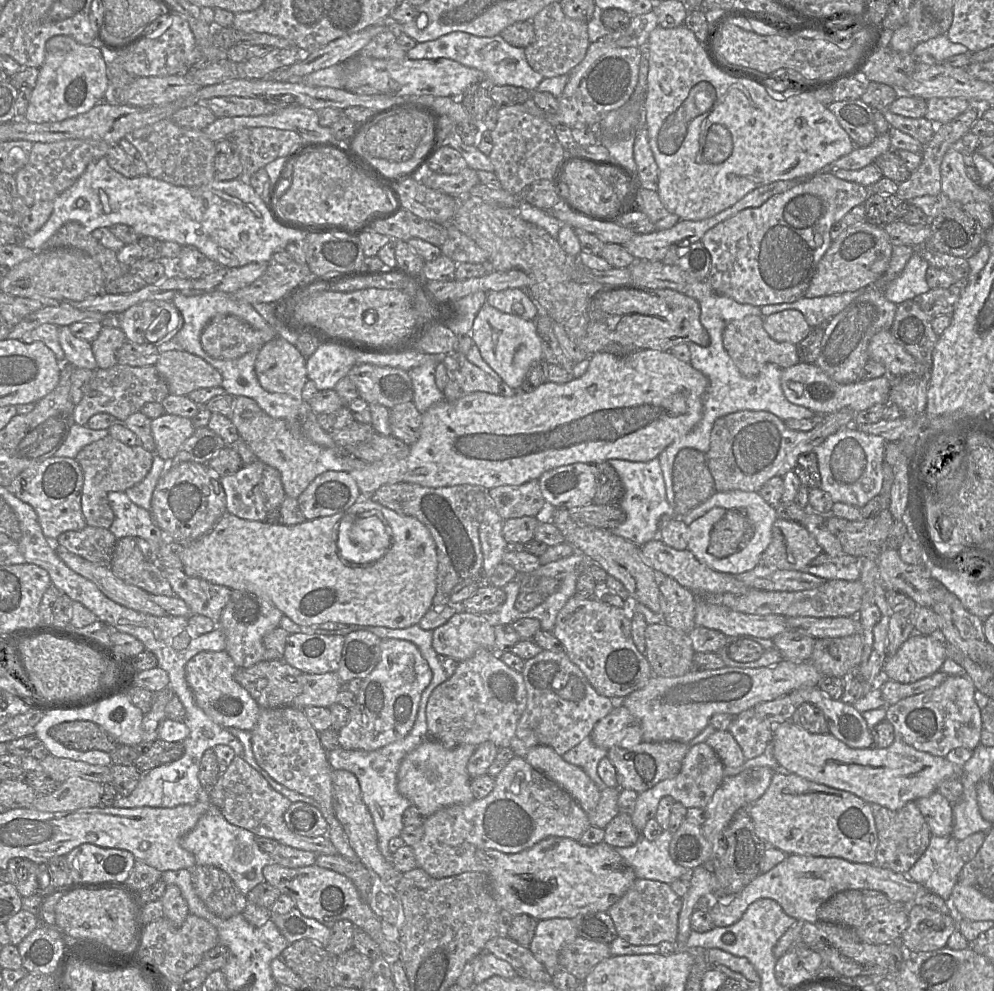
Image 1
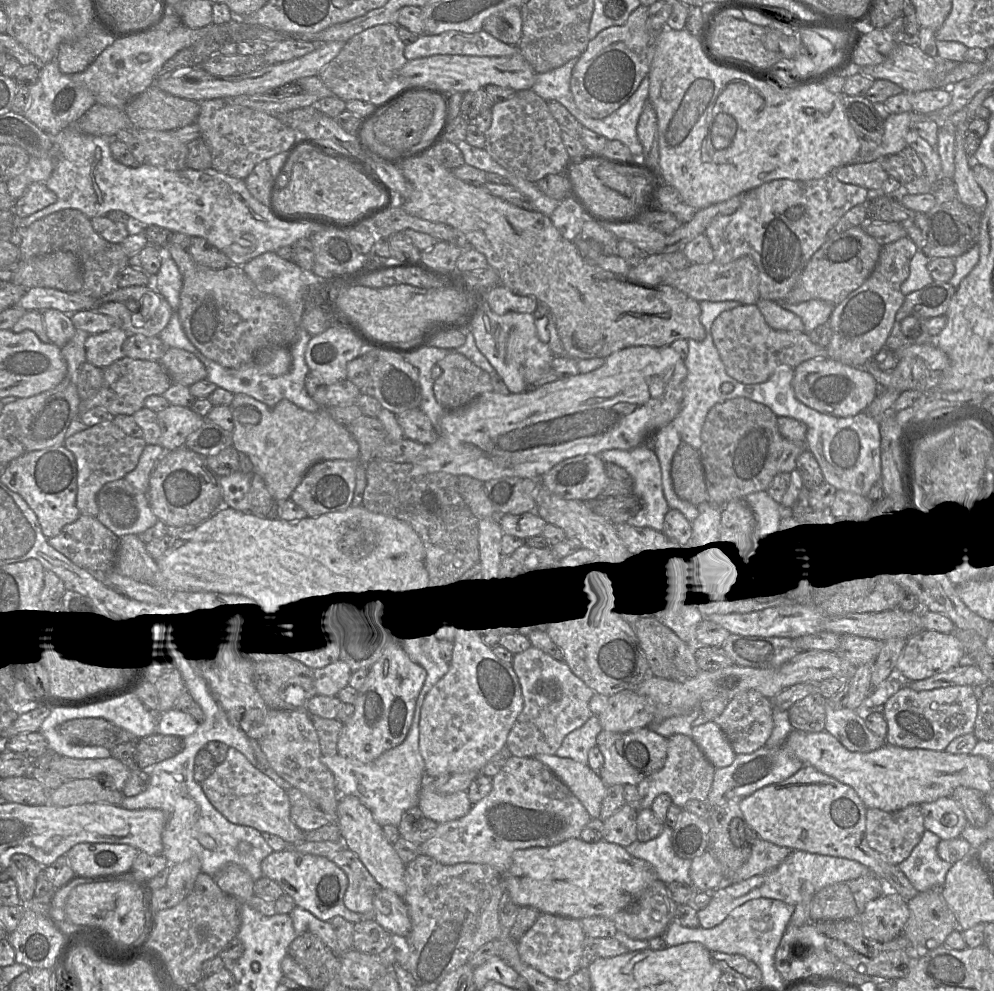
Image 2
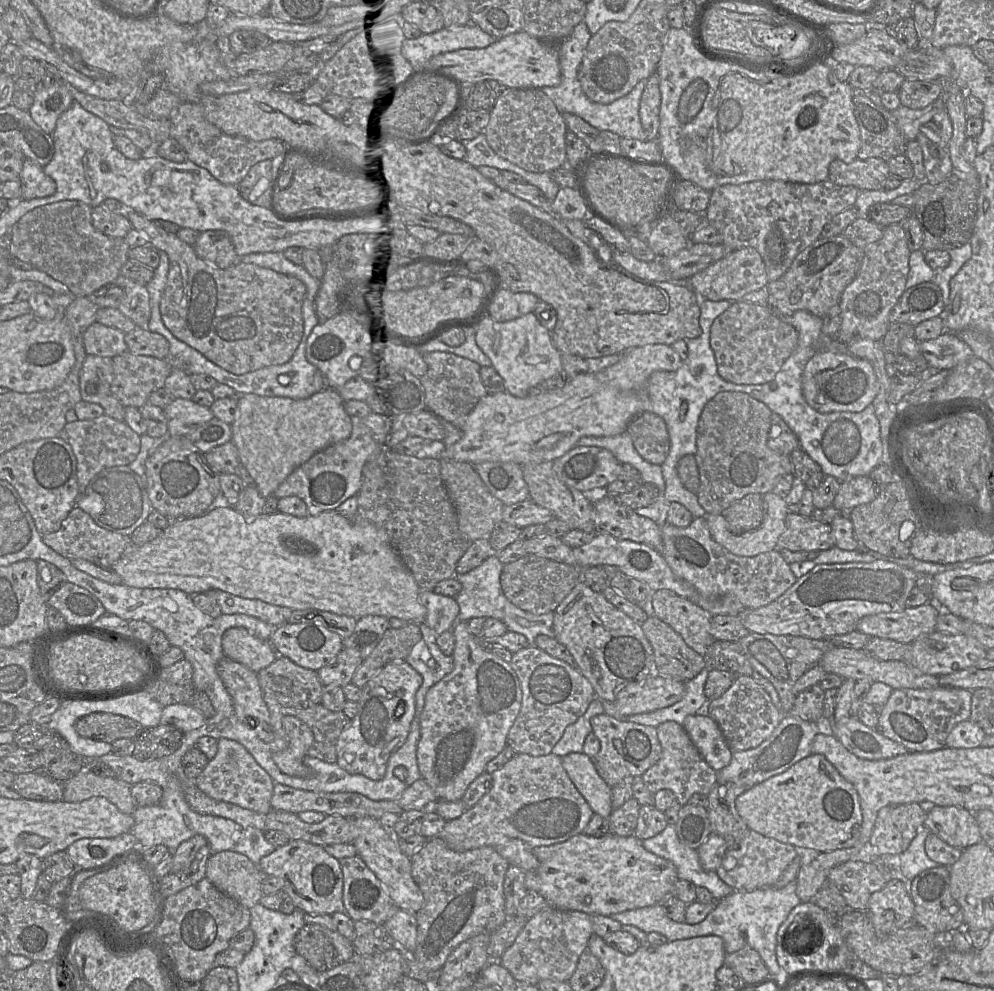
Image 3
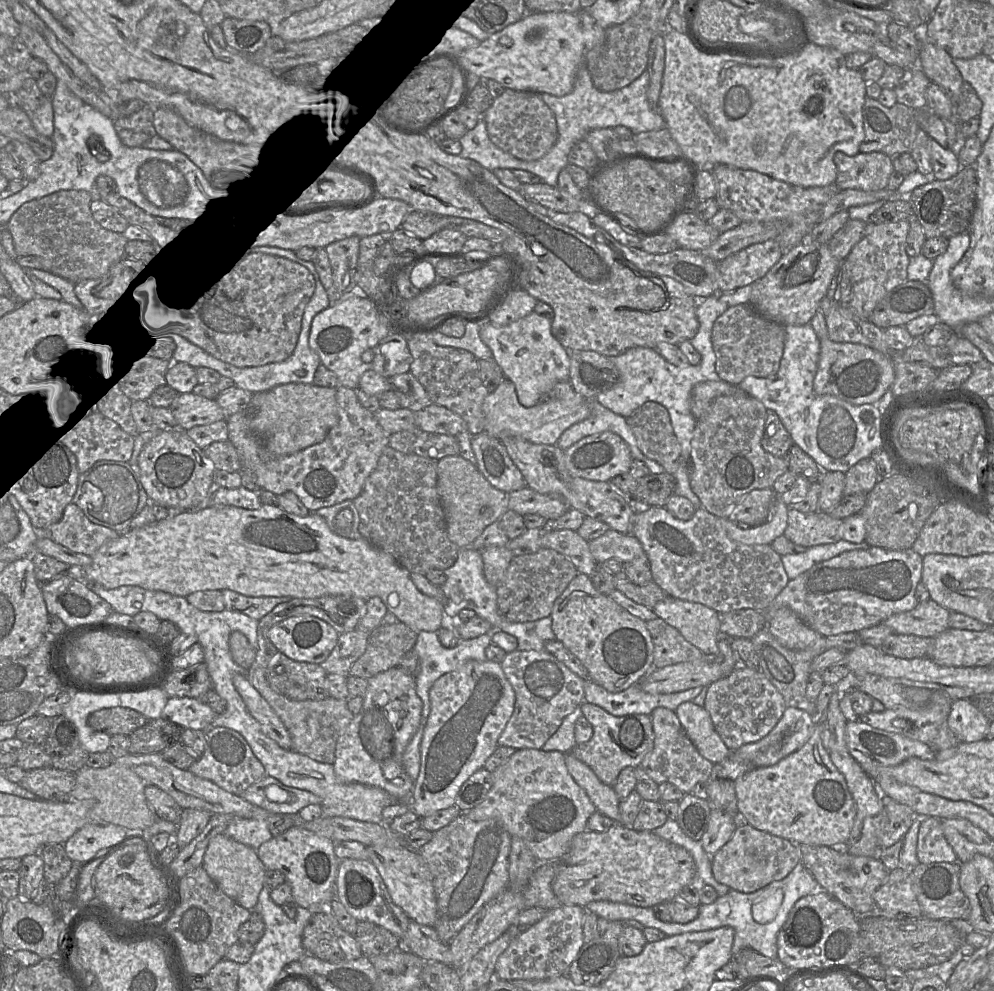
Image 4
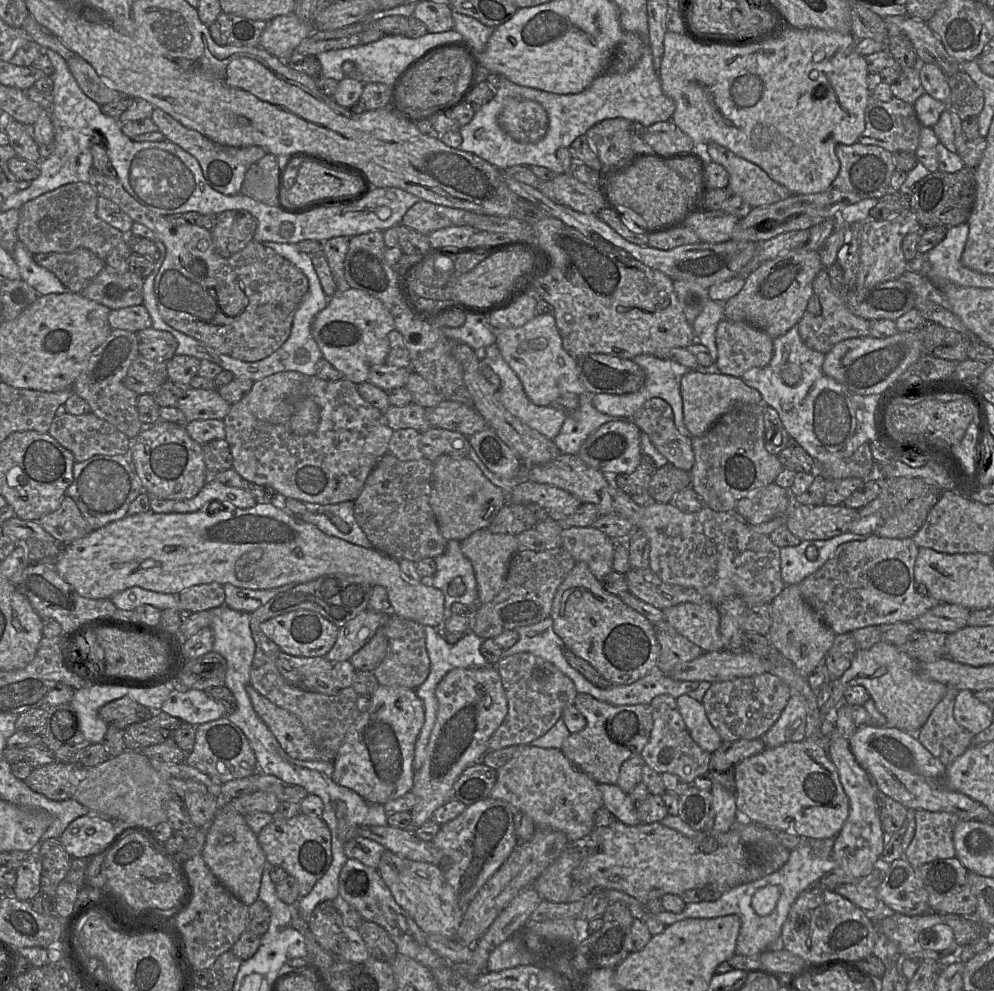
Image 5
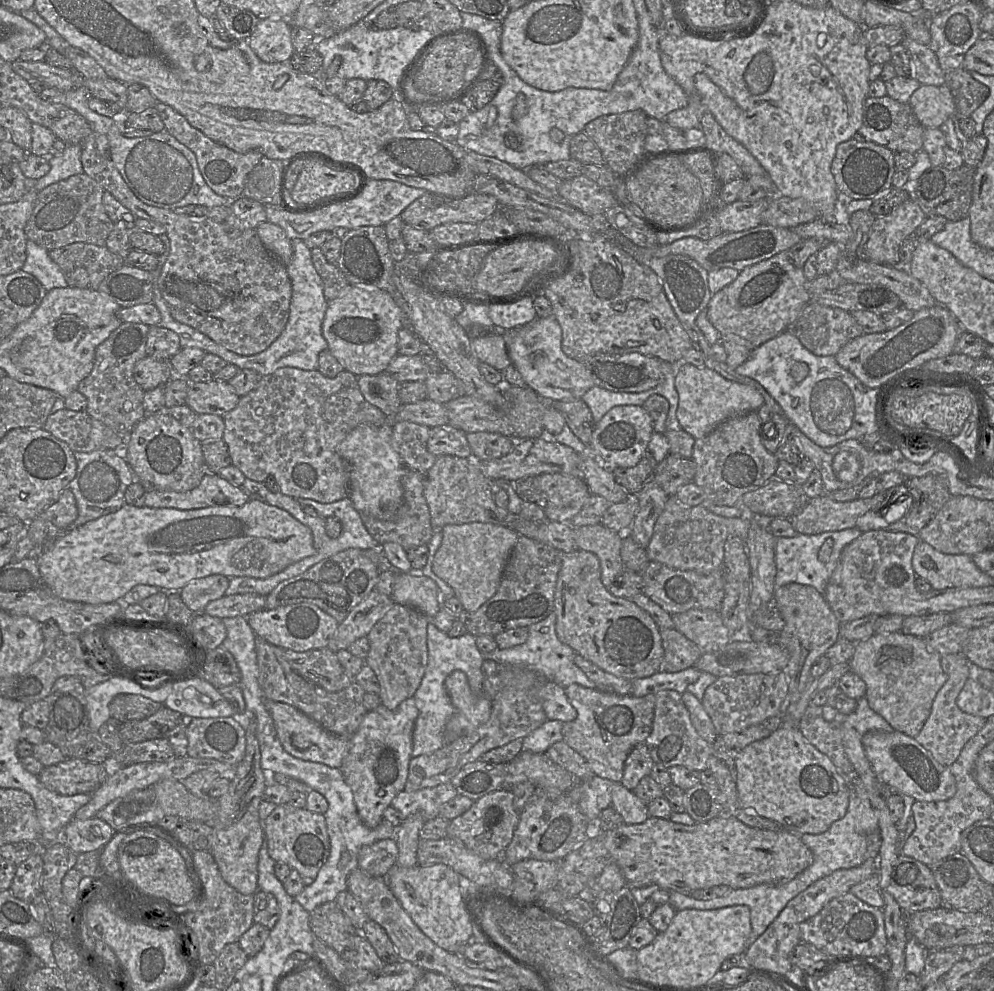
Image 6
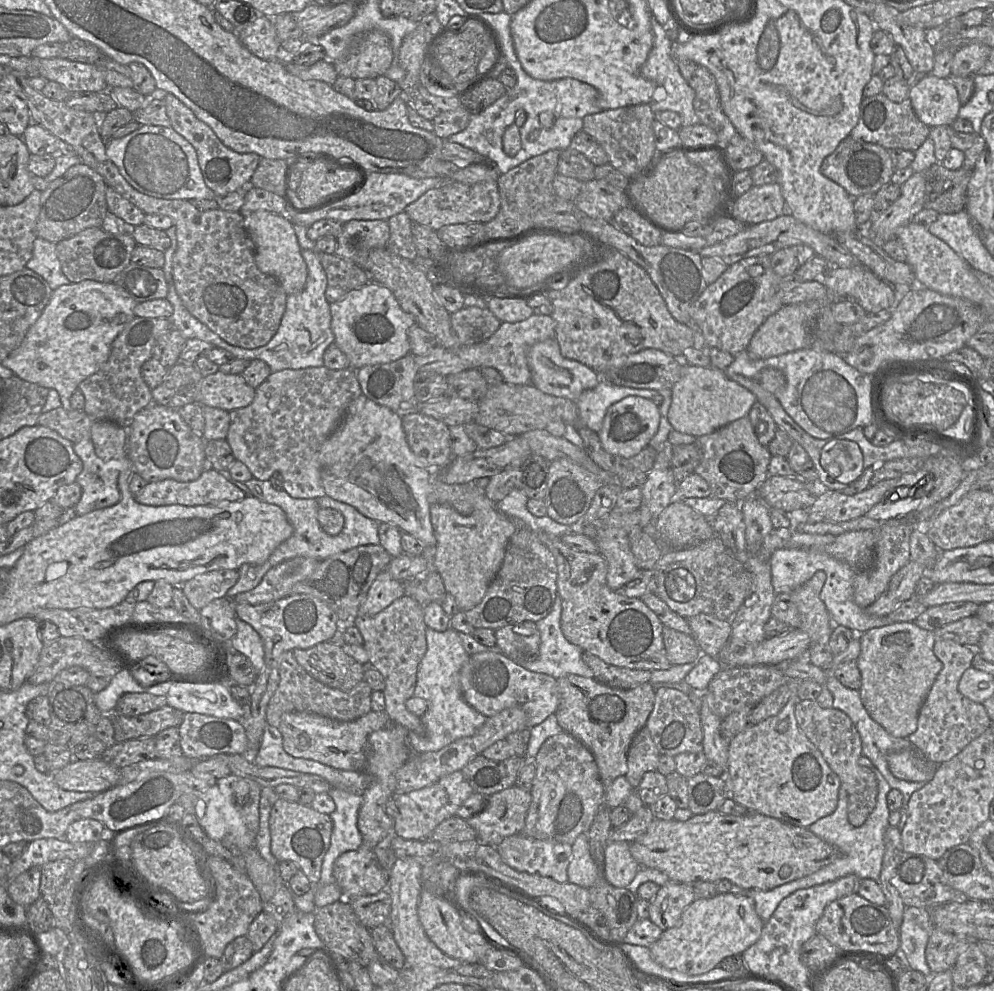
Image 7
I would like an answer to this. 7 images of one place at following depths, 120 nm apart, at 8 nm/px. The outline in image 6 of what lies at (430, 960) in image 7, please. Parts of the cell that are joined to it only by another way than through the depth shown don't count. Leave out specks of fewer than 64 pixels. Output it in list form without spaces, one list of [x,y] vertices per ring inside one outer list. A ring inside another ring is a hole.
[[[416,813],[407,817],[397,827],[395,840],[398,847],[396,865],[404,868],[417,865],[417,848],[420,841],[419,831],[425,820],[421,814]]]

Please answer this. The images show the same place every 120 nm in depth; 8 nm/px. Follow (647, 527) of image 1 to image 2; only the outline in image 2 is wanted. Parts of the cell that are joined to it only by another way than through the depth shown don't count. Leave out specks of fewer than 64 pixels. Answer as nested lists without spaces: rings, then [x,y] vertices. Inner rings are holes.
[[[644,443],[630,450],[605,450],[599,456],[604,462],[617,464],[630,474],[633,479],[632,494],[642,501],[642,508],[626,523],[636,527],[650,527],[662,530],[664,517],[670,508],[663,493],[660,463],[652,449]]]

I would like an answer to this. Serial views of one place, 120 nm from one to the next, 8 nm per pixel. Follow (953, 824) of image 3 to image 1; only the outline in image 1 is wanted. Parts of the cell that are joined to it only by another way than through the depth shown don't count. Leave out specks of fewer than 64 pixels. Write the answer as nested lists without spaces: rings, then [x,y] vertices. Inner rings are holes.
[[[938,791],[914,801],[923,815],[931,835],[950,836],[953,827],[952,804]]]

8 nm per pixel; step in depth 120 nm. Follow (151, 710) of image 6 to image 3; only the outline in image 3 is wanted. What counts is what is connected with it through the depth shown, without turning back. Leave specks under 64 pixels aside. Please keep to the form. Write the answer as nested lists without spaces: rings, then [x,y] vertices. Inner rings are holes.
[[[96,710],[77,719],[74,728],[81,737],[113,743],[115,740],[134,739],[144,728],[135,720],[113,713]]]

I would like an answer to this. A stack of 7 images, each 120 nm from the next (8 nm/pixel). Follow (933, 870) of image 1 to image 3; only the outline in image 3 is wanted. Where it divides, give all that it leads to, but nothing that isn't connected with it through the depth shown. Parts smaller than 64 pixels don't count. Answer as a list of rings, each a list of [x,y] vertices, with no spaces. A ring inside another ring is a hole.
[[[923,824],[909,847],[899,855],[899,877],[903,880],[911,881],[922,871],[939,866],[925,852],[925,840],[930,832],[930,829]]]

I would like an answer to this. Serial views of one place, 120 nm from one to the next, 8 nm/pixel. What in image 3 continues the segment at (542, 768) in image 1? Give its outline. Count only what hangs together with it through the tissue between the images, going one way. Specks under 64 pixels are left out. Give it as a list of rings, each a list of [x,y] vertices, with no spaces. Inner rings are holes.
[[[585,753],[561,757],[562,766],[594,814],[608,819],[613,811],[611,788],[598,774],[592,758]]]

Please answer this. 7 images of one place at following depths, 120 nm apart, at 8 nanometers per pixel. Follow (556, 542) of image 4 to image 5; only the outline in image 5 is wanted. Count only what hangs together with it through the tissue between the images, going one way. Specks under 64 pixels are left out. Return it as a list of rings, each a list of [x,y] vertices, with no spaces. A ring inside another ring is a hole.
[[[568,527],[561,532],[562,546],[576,561],[587,563],[602,583],[613,571],[616,541],[595,527]]]

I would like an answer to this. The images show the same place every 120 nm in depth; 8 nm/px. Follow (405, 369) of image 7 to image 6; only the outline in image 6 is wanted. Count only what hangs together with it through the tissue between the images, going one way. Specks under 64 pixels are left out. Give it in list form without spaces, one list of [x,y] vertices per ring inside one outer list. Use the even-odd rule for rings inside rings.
[[[386,372],[358,376],[358,384],[364,398],[388,418],[395,417],[403,405],[398,396],[401,383]]]

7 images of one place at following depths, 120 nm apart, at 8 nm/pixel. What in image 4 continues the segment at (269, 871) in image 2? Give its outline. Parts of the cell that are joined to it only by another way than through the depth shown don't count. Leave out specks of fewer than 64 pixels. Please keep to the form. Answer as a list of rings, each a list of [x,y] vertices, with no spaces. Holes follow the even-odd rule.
[[[293,825],[283,834],[262,843],[256,852],[266,870],[282,872],[297,906],[315,910],[326,908],[335,897],[335,878],[340,860],[334,854],[334,845],[326,837]]]

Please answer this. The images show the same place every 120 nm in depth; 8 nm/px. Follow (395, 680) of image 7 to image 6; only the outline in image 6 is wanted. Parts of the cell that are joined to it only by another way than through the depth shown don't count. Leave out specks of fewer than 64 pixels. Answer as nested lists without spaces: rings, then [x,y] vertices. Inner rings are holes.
[[[394,603],[375,623],[366,638],[369,652],[365,659],[375,673],[379,685],[381,704],[396,709],[402,701],[414,696],[421,684],[428,663],[427,626],[429,618],[419,610]]]

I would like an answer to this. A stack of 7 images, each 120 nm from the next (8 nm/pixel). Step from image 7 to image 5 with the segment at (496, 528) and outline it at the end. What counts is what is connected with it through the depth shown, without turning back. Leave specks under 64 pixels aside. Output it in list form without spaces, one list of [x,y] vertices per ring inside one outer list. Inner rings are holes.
[[[480,529],[460,542],[463,554],[473,565],[479,605],[490,602],[504,587],[510,560],[520,549],[516,536],[511,533],[492,533],[488,529]]]

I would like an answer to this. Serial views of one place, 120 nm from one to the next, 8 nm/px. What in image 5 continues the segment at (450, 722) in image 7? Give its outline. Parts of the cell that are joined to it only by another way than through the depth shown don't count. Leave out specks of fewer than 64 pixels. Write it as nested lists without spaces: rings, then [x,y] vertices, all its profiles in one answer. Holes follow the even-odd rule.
[[[425,626],[425,641],[430,660],[430,671],[426,680],[415,689],[416,695],[424,704],[424,723],[414,746],[413,773],[422,767],[426,757],[426,747],[438,710],[438,700],[436,698],[435,690],[439,682],[449,671],[455,668],[480,668],[489,664],[480,651],[484,639],[478,637],[473,632],[465,633],[458,642],[451,644],[444,639],[442,628],[437,629],[432,626]]]

